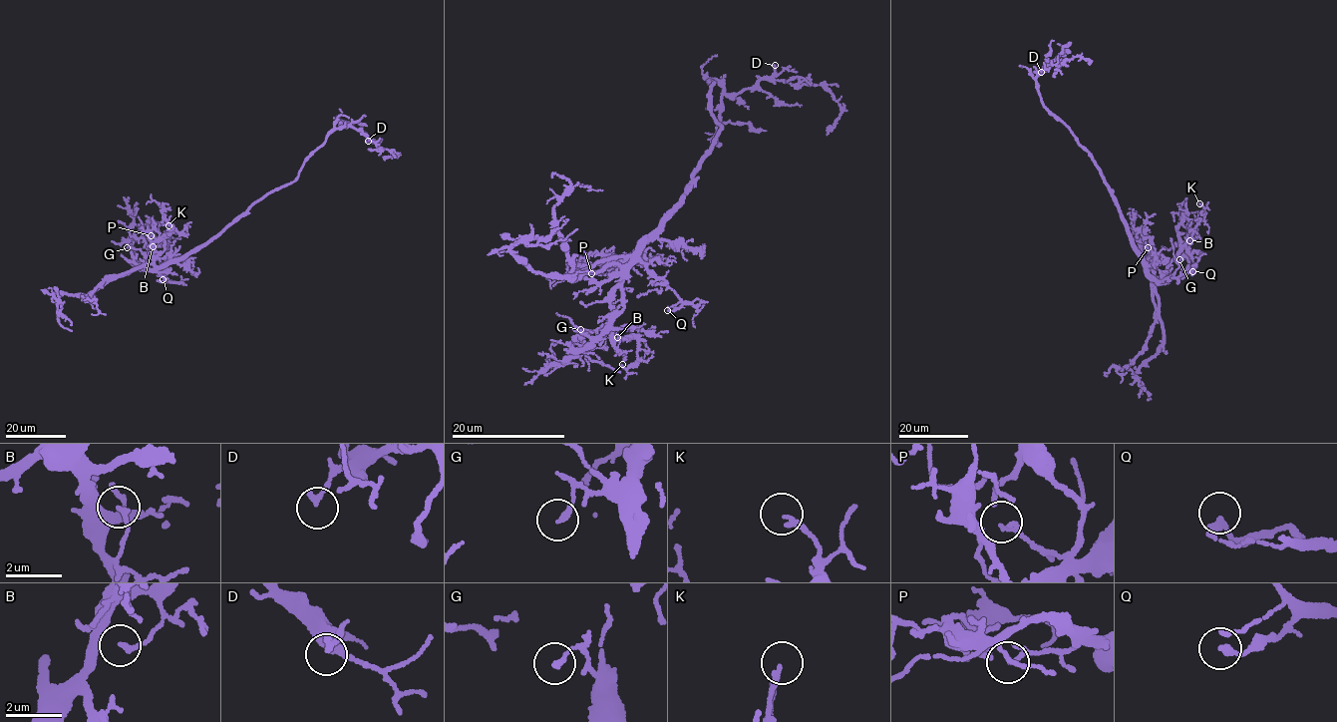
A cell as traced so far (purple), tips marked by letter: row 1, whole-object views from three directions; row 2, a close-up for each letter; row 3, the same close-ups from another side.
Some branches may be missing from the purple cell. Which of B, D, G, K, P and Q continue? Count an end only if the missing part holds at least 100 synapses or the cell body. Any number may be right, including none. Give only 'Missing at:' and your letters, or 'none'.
Missing at: none

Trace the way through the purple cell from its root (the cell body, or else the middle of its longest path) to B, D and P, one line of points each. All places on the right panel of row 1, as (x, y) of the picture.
B: (1117, 206), (1149, 274), (1160, 282), (1165, 277), (1167, 264), (1175, 257), (1187, 237), (1194, 234), (1189, 240)
D: (1117, 206), (1088, 152), (1079, 146), (1067, 127), (1043, 107), (1036, 78), (1047, 63), (1041, 72)
P: (1117, 206), (1153, 277), (1148, 247)

